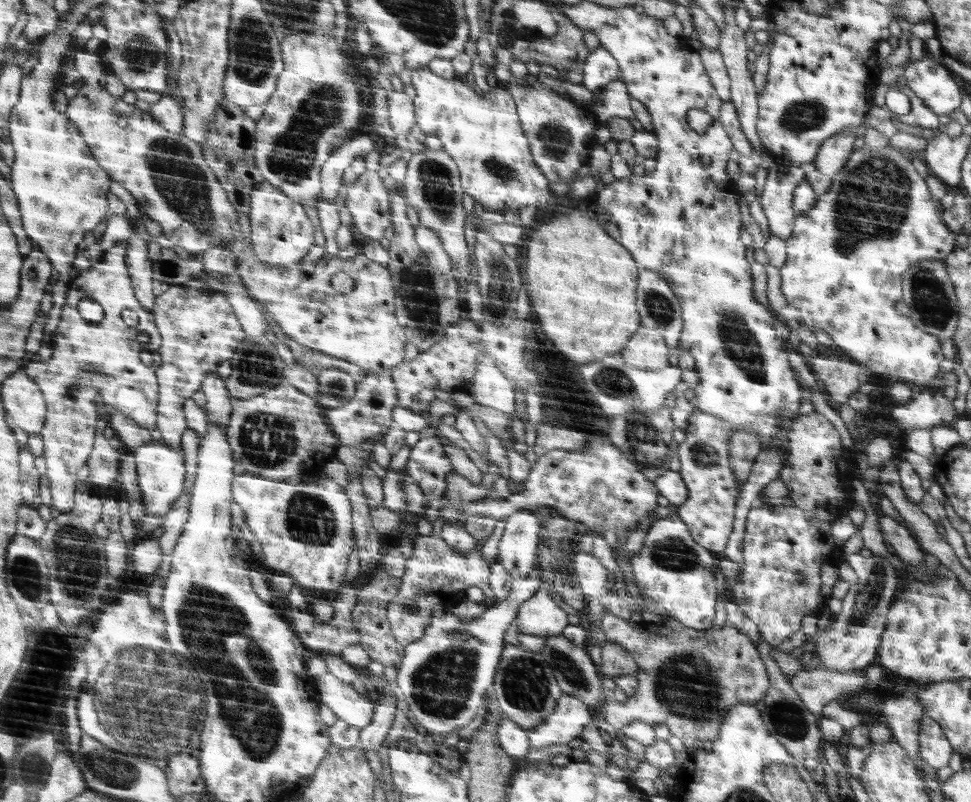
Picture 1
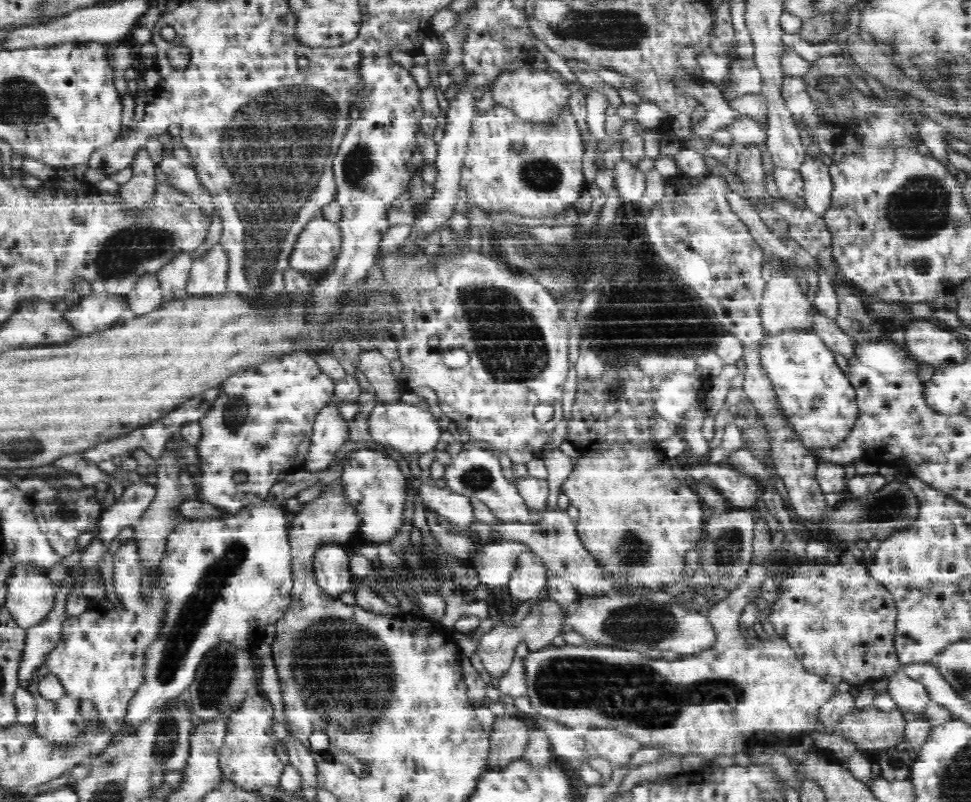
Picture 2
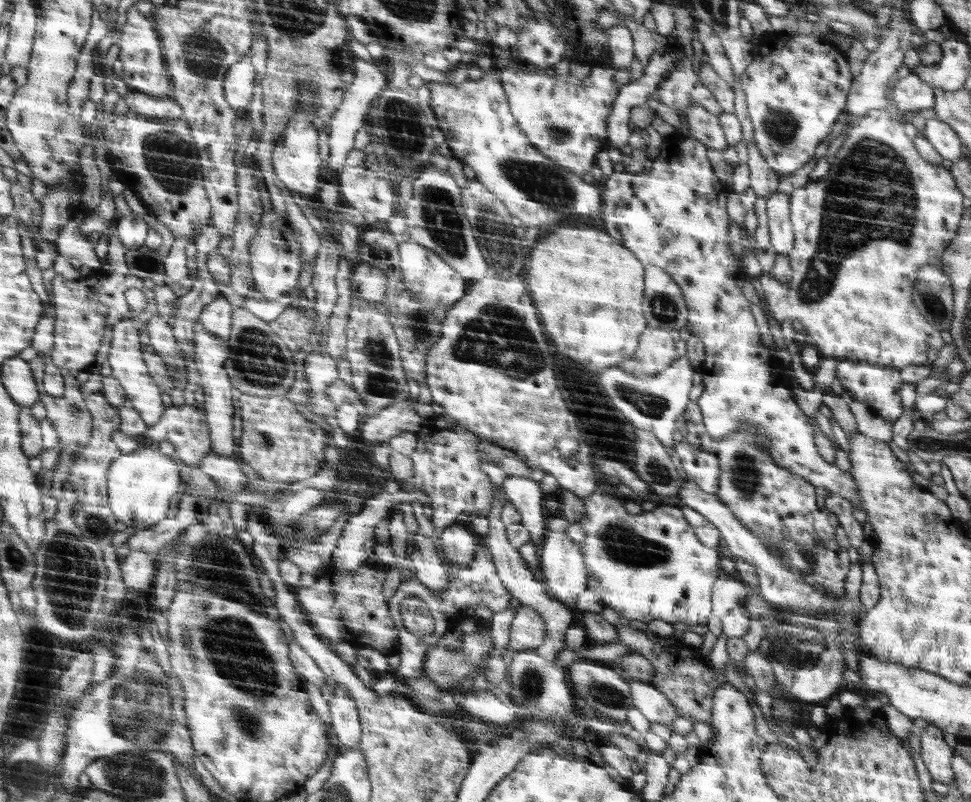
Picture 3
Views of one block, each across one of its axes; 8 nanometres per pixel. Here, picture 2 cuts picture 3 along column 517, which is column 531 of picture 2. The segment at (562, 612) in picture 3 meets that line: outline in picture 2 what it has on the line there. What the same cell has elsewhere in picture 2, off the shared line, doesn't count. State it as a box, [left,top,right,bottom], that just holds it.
[507,551,546,604]

